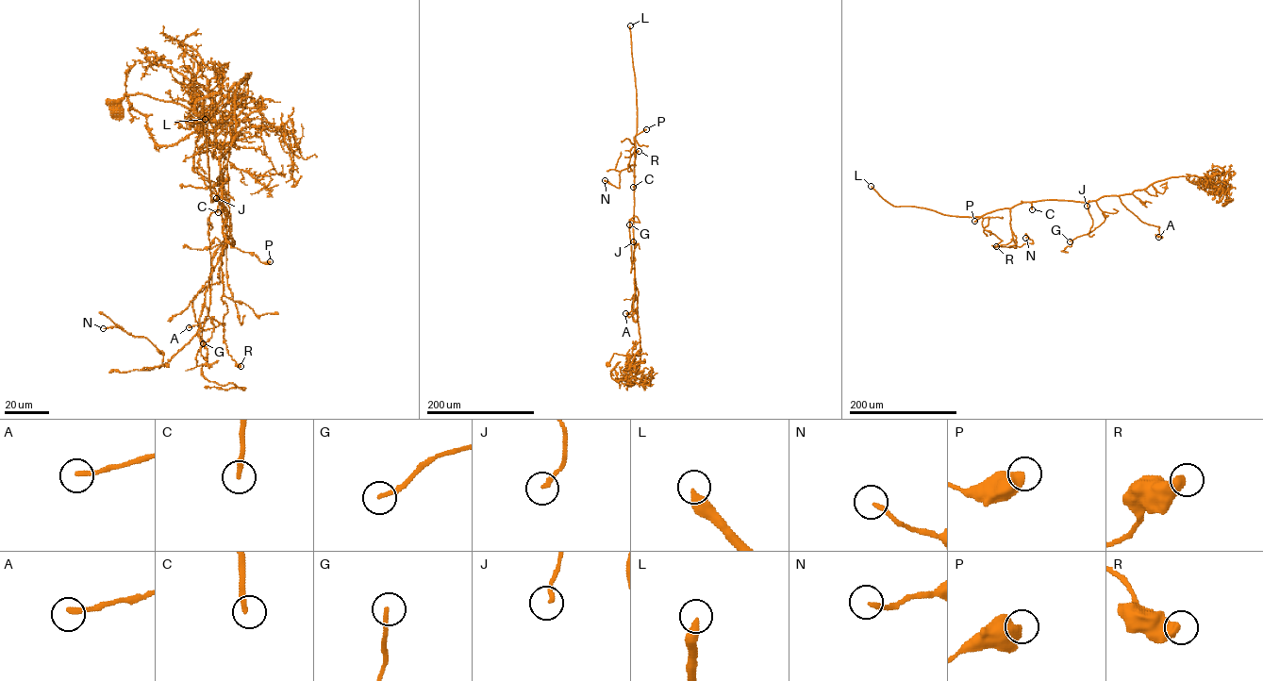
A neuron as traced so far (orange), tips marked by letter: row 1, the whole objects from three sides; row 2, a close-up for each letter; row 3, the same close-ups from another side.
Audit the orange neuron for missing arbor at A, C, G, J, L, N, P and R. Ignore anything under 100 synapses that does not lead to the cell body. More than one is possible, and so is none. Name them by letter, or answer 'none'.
C, L

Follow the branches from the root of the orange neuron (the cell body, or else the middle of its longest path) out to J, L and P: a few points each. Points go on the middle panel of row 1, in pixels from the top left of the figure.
J: (608, 365), (614, 353), (639, 356), (640, 350), (633, 241)
L: (608, 365), (614, 353), (639, 356), (640, 350), (634, 259), (637, 107), (630, 25)
P: (608, 365), (614, 353), (639, 356), (640, 350), (634, 259), (634, 140), (646, 129)

